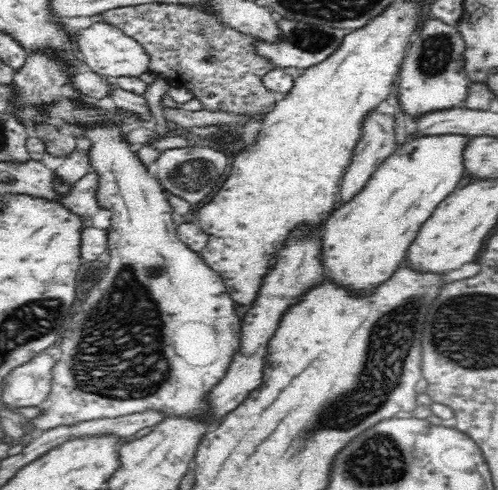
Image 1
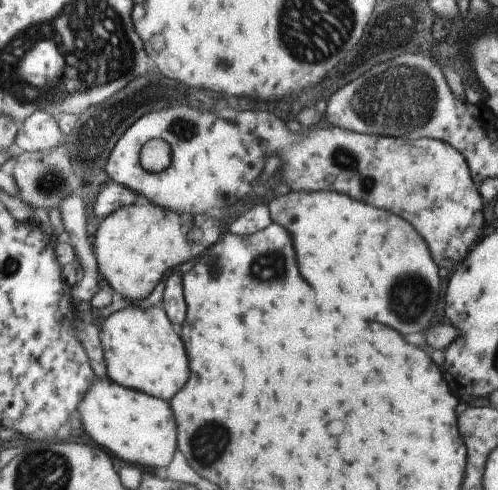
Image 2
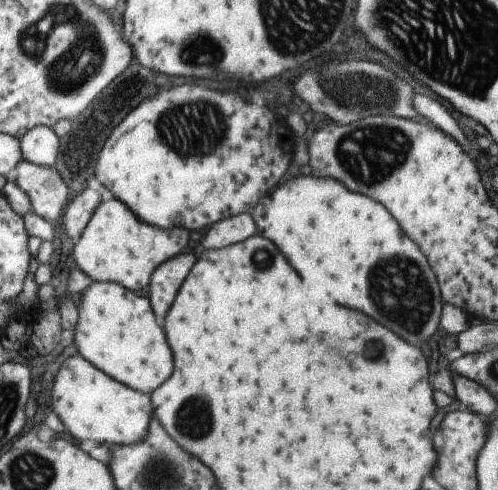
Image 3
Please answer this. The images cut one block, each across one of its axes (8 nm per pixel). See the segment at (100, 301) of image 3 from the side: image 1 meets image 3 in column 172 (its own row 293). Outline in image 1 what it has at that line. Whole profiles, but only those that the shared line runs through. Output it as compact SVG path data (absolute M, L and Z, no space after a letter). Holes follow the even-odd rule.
M446 134L446 136L422 136L416 138L408 146L398 146L398 150L388 156L380 164L380 168L372 174L372 180L356 194L350 202L338 206L322 224L322 260L328 268L328 278L334 282L346 286L348 290L354 290L358 294L366 294L378 284L384 282L384 278L392 276L392 272L398 268L396 264L406 258L408 248L416 240L420 228L424 222L440 208L440 202L444 202L452 192L456 192L458 182L466 176L464 168L464 148L468 148L470 136L458 136L458 134Z

